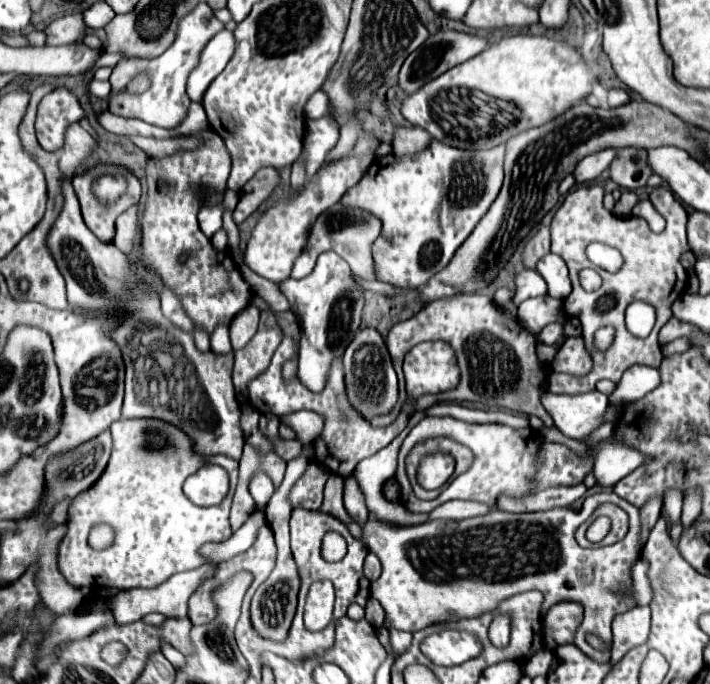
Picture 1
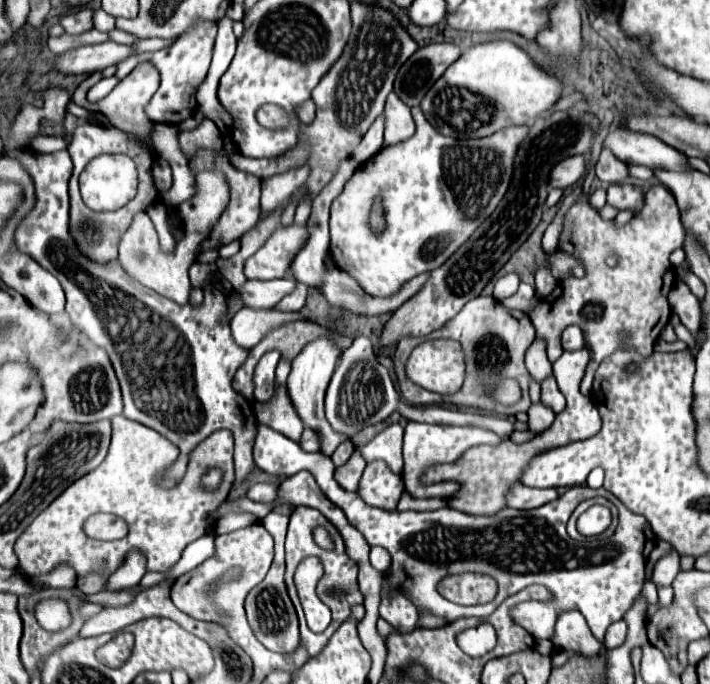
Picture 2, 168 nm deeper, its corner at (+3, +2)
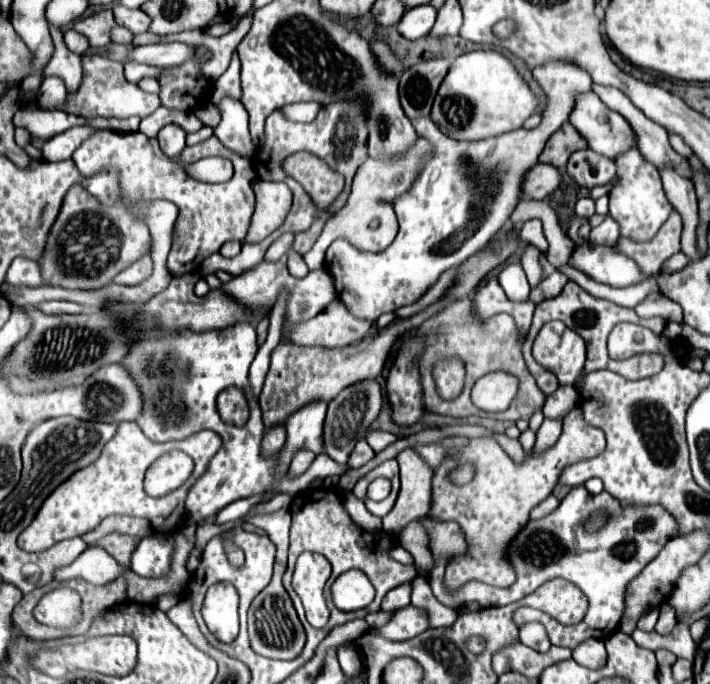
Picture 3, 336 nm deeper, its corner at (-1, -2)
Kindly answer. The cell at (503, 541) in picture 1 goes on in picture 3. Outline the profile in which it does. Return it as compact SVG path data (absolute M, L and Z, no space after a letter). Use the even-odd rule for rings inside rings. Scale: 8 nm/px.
M575 487L567 493L567 497L561 501L561 505L543 519L529 519L527 525L515 535L515 539L507 547L507 559L517 575L517 581L507 589L489 587L483 583L467 583L457 593L447 593L443 589L443 573L447 563L455 555L467 553L467 539L461 531L459 523L455 521L439 521L433 517L423 517L419 523L425 527L429 535L429 551L433 555L433 567L427 573L427 581L433 589L433 595L439 603L459 609L467 603L479 603L481 607L501 607L513 601L519 601L521 597L535 591L537 585L543 581L549 581L553 577L561 577L577 585L587 601L589 609L583 621L577 625L561 625L551 615L531 609L531 607L519 607L513 615L513 620L518 627L527 625L531 621L537 621L545 627L551 645L569 647L573 649L581 641L595 637L595 639L607 639L619 629L619 621L625 613L625 593L627 585L645 569L645 565L665 547L665 543L677 533L677 523L663 507L643 507L643 509L627 509L621 507L615 497L611 497L607 491L601 495L591 495L583 487ZM593 509L607 509L611 513L611 521L595 535L587 535L583 531L585 515L593 513Z

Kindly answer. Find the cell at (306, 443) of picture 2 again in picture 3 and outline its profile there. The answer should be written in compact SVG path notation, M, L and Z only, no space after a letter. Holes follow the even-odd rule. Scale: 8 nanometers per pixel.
M299 449L295 455L293 455L293 461L291 461L291 471L305 471L315 459L315 453L309 451L309 449Z

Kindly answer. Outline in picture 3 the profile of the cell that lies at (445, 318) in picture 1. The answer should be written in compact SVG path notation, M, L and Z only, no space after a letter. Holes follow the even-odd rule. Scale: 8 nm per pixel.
M467 297L467 299L459 299L459 303L451 303L451 307L447 307L447 311L441 311L439 315L435 315L435 319L429 319L419 329L421 331L417 333L417 337L423 341L423 355L419 355L417 367L421 373L423 403L425 403L427 411L433 411L439 415L449 415L449 417L479 415L479 417L493 417L493 419L501 419L501 421L517 421L517 419L529 419L537 409L543 407L545 393L537 387L535 379L531 377L531 373L525 365L525 359L521 355L521 333L519 333L515 321L511 319L511 315L501 313L501 315L489 317L487 321L481 321L475 315L473 301ZM443 355L455 355L455 357L463 359L465 367L467 367L465 389L457 399L451 399L451 401L439 399L439 395L435 393L435 387L431 385L431 363L435 363L435 359L443 359ZM491 371L505 371L505 373L519 377L519 395L515 397L515 401L511 403L507 413L481 411L469 399L473 383Z

